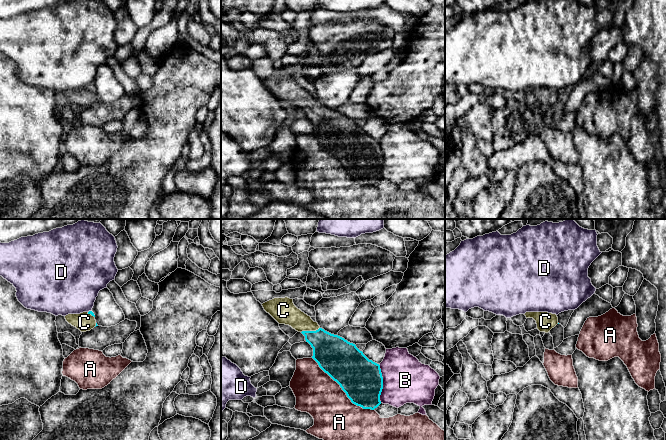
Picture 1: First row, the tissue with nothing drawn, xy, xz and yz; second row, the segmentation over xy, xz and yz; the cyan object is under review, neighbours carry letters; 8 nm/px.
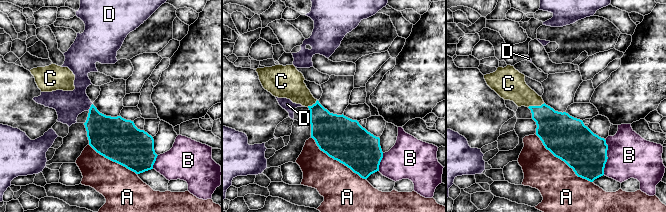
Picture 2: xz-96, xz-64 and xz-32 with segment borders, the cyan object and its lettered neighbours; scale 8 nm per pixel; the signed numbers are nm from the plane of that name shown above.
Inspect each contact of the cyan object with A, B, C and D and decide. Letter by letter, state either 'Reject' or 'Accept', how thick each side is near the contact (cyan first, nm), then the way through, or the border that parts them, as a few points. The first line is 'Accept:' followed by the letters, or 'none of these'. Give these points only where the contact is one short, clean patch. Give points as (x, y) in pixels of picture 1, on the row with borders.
Accept: C
A: Reject. Thickness 340 nm (cyan) against 360 nm
B: Reject. Thickness 340 nm (cyan) against 360 nm
C: Accept. Thickness 280 nm (cyan) against 180 nm. Path across: xz (332, 353), (310, 331), (300, 321), (286, 312)
D: Reject. Thickness 30 nm (cyan) against 440 nm. Boundary: xy (90, 310), (88, 312)

